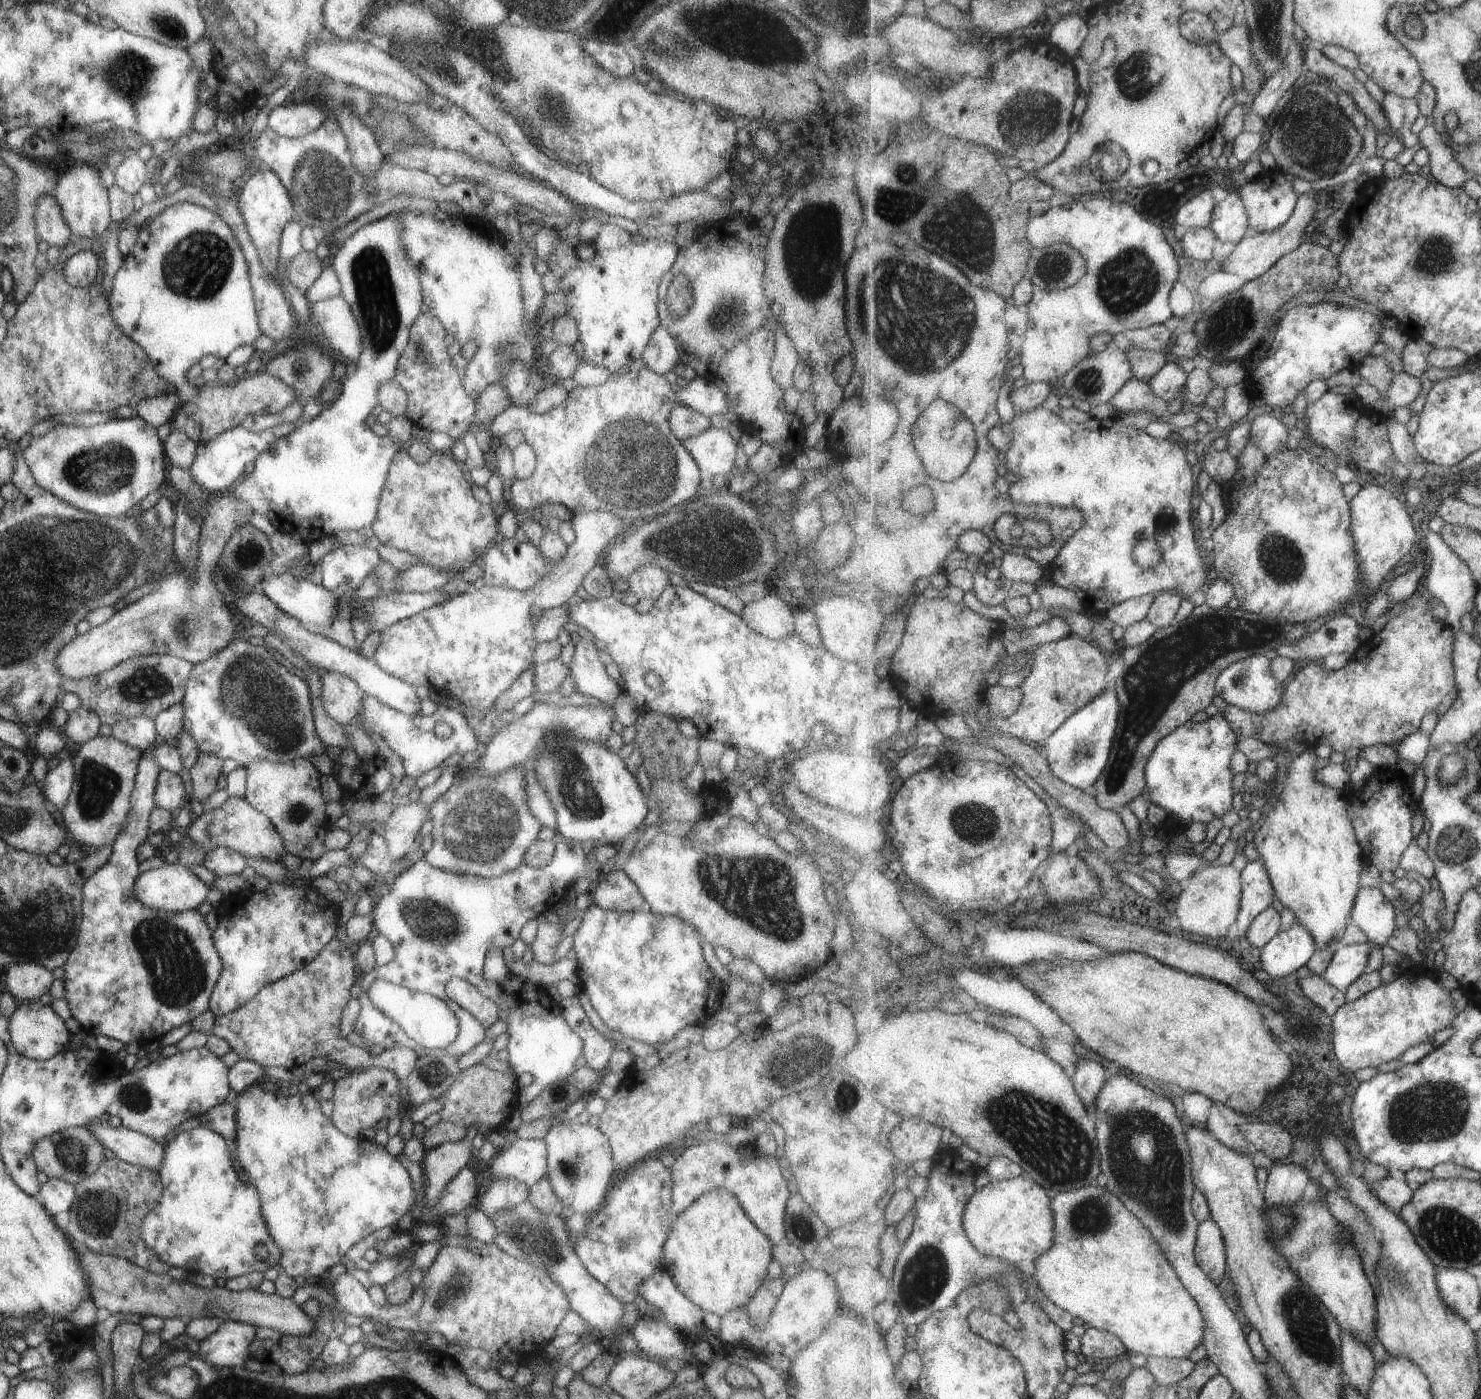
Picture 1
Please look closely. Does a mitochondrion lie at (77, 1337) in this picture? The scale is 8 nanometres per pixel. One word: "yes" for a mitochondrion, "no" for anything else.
no

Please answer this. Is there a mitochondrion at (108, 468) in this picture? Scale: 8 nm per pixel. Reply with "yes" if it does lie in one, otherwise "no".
yes

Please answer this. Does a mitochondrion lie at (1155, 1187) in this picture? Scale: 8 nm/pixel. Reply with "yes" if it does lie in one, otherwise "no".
yes

